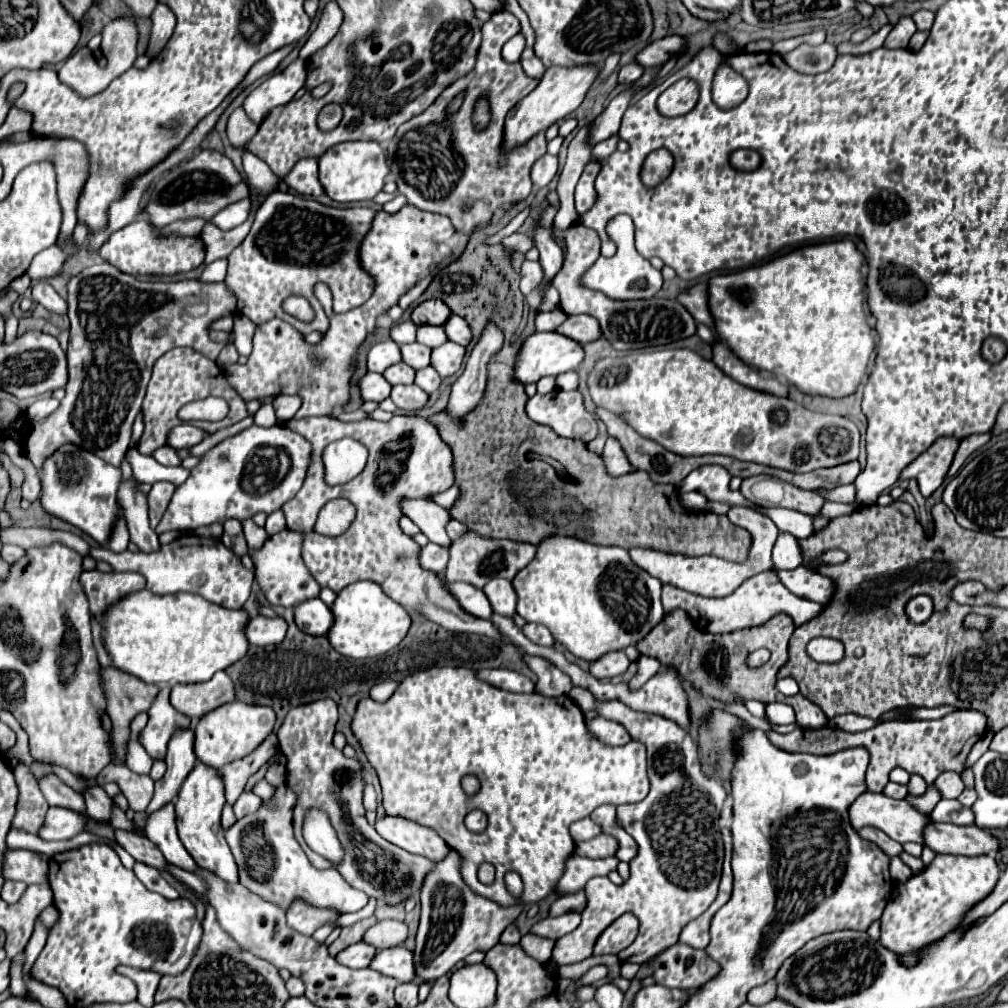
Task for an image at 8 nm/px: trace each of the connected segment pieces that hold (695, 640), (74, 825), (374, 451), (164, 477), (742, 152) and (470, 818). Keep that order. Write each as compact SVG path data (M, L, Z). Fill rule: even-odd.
M672 611L672 615L666 615L662 619L662 623L658 627L654 627L636 645L636 649L642 655L658 659L662 667L668 667L668 669L674 667L680 673L680 677L690 681L692 687L698 693L702 693L706 699L714 699L720 703L740 703L742 699L744 701L756 699L764 705L774 703L774 701L782 701L782 703L788 703L790 707L794 707L796 723L800 727L820 729L822 725L828 723L828 717L824 715L824 711L820 711L820 707L816 707L814 703L810 703L802 695L782 697L774 689L776 673L786 663L788 639L791 638L793 632L792 619L788 615L776 615L760 627L748 627L748 629L738 629L732 633L716 633L716 635L708 633L708 631L702 633L702 629L694 627L694 621L684 611ZM744 633L748 633L748 635L744 635ZM760 647L766 647L772 653L770 661L760 669L748 669L744 657Z
M50 807L46 813L44 827L40 829L40 837L44 841L72 839L84 831L88 821L90 821L90 817L84 813L70 811L66 807Z
M394 415L388 423L382 421L358 421L344 423L334 417L306 417L306 419L290 419L286 423L292 431L300 433L312 445L310 467L304 479L302 489L294 499L284 503L282 511L288 523L288 529L304 531L304 563L314 575L320 587L330 587L340 593L350 583L368 579L382 587L384 593L390 595L402 607L412 607L428 621L444 627L452 633L476 633L486 635L498 641L504 641L502 633L490 619L480 619L460 607L456 597L448 591L446 581L442 581L436 573L422 569L420 565L420 545L400 529L398 521L402 517L402 499L428 499L432 495L442 493L454 485L454 465L450 445L438 433L438 427L430 423L428 417L418 415ZM336 439L358 439L368 447L368 463L364 471L344 485L328 485L324 481L322 471L322 451L328 443ZM346 497L356 507L356 519L350 529L338 537L324 537L312 531L316 523L316 515L320 507L334 499Z
M134 447L126 451L124 459L128 459L128 463L132 467L132 473L134 473L134 479L138 479L142 483L150 483L150 485L156 483L156 481L170 481L174 485L182 485L190 475L190 469L164 467L154 457L140 455Z
M738 149L730 155L730 165L739 171L753 171L760 166L761 157L750 149Z
M472 811L472 813L468 813L466 815L466 827L468 827L468 831L472 831L472 833L482 833L484 829L486 829L486 815L482 813L482 811Z

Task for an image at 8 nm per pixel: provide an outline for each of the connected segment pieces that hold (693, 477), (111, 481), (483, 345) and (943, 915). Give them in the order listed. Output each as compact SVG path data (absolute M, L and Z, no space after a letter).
M702 465L702 467L694 469L678 485L678 489L680 489L680 493L700 491L708 501L754 507L756 503L750 503L748 499L744 499L740 491L730 491L730 479L732 479L732 475L724 467L720 467L720 465Z
M64 443L42 465L42 495L40 503L46 513L78 527L94 541L104 545L110 537L110 529L116 521L116 493L122 481L118 467L102 461L92 451L80 449L74 443Z
M488 325L482 339L472 349L464 373L452 385L450 399L444 409L450 419L462 421L482 401L488 379L488 363L492 355L500 351L502 341L502 331L496 325Z
M936 855L928 867L902 883L896 895L888 901L882 913L880 943L902 955L932 943L932 939L940 939L948 931L956 929L976 903L992 893L994 885L998 883L998 875L998 865L988 855Z

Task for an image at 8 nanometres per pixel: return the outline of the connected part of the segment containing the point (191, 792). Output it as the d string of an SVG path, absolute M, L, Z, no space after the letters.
M198 763L182 783L174 805L176 805L178 837L186 847L186 851L192 855L192 859L200 867L220 875L224 881L238 883L238 867L234 863L230 847L224 839L224 829L220 825L220 813L222 807L226 805L226 797L224 797L224 781L218 769Z

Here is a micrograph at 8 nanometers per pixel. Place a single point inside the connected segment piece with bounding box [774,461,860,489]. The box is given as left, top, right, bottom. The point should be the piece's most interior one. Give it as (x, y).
(841, 474)

